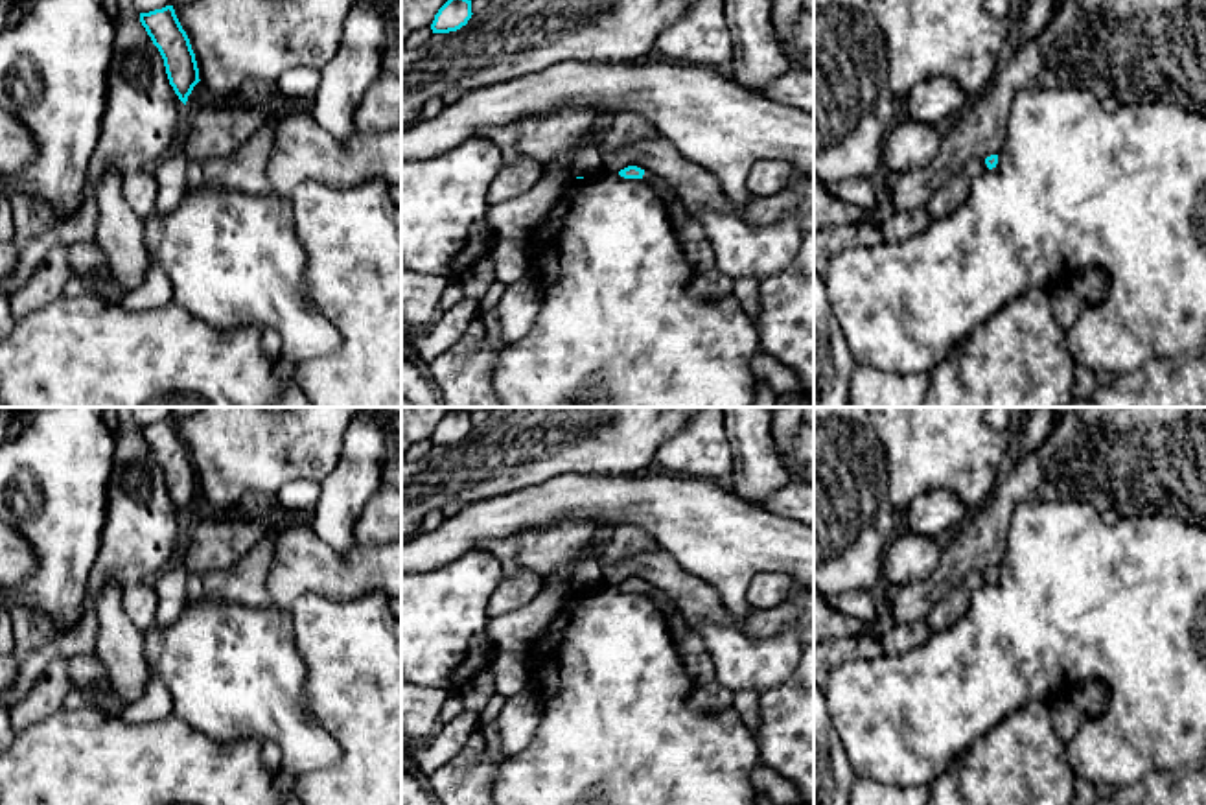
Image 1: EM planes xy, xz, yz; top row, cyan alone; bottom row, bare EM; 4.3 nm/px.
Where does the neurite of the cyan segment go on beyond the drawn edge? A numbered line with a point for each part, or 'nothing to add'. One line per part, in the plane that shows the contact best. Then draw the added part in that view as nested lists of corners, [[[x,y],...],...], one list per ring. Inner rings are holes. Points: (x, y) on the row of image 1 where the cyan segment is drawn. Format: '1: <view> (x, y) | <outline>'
nothing to add

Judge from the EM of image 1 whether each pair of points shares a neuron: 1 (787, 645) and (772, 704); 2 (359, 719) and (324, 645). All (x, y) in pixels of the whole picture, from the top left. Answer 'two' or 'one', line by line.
1: two
2: one

